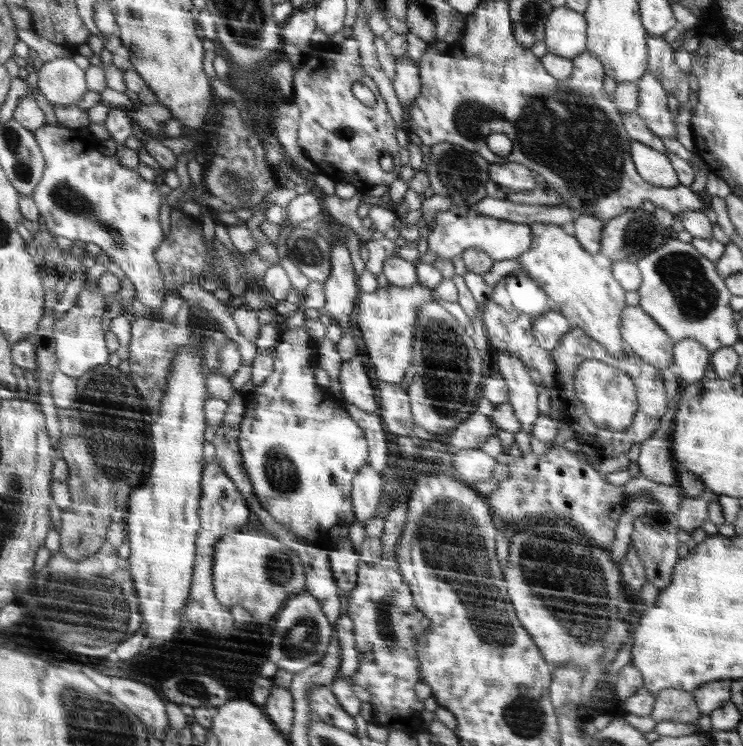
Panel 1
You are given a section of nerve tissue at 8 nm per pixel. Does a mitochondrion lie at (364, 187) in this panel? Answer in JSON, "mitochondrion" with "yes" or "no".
{"mitochondrion":"no"}

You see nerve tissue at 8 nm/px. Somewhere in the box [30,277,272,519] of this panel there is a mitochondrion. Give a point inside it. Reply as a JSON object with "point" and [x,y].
{"point":[116,441]}

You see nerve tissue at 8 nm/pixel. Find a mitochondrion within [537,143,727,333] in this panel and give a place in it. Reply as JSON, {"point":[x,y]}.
{"point":[682,273]}

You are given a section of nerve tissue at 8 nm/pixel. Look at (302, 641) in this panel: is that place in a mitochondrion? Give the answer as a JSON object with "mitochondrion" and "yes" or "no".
{"mitochondrion":"yes"}

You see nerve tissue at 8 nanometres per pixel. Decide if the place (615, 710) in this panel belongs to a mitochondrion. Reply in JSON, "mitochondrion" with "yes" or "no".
{"mitochondrion":"no"}

